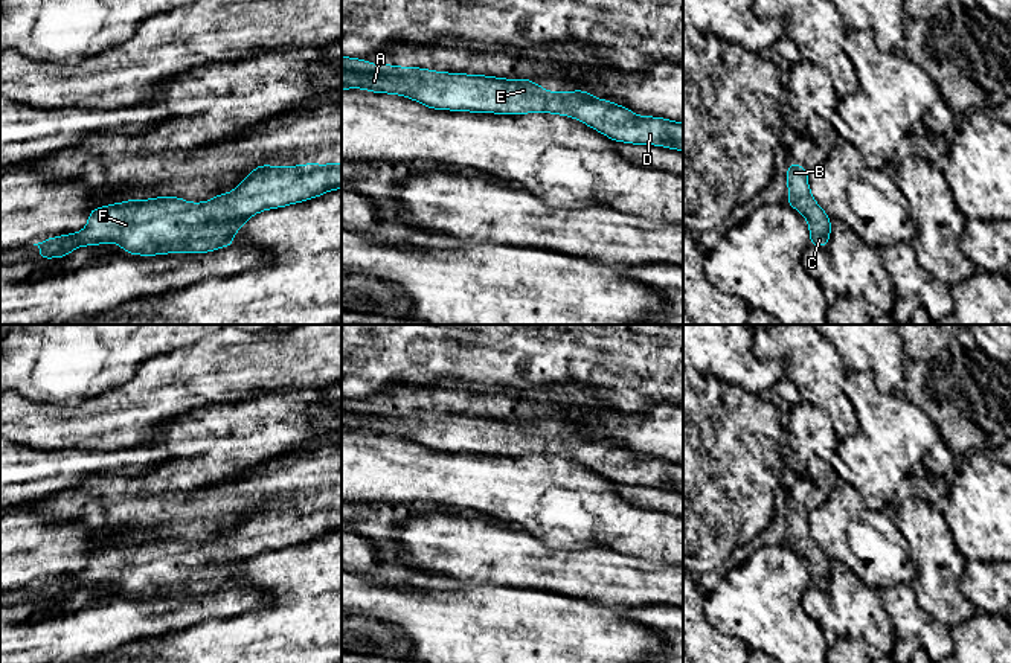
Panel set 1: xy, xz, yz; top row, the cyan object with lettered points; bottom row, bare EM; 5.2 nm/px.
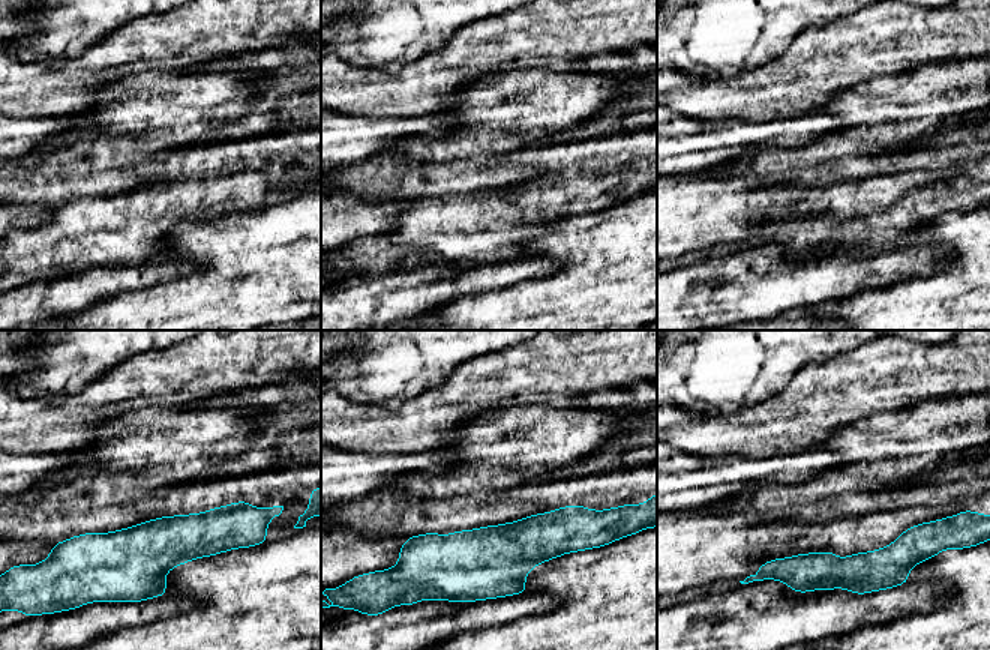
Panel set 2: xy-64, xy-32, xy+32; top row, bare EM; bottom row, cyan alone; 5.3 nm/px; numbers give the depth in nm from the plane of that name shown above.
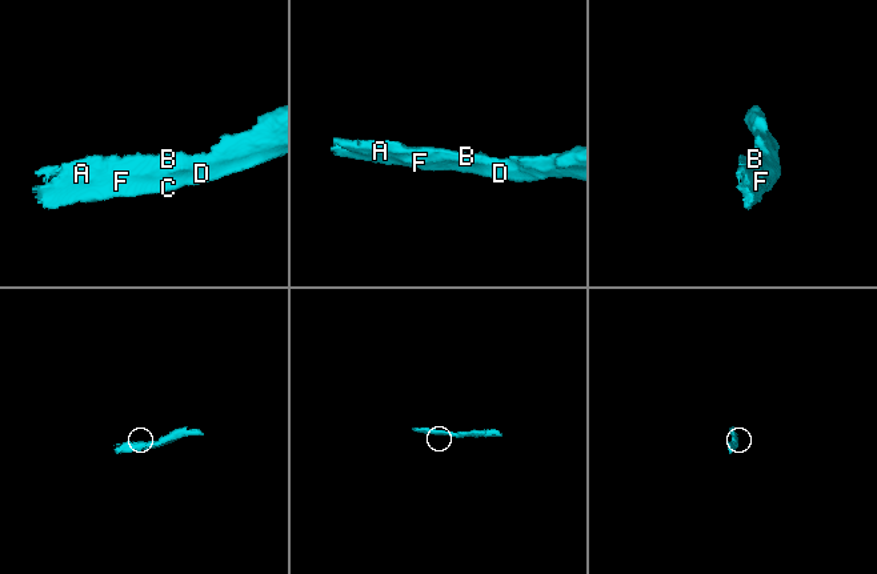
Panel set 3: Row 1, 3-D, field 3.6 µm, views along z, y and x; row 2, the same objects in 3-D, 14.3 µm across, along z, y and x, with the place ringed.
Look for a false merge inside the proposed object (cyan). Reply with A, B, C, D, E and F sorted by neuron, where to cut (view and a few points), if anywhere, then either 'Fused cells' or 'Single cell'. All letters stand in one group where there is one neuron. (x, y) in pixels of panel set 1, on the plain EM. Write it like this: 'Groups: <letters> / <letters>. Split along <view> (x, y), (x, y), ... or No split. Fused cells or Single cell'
Groups: A B C D E F. No split. Single cell

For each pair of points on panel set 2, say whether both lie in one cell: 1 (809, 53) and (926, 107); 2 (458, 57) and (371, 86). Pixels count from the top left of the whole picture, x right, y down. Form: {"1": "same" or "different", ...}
{"1": "different", "2": "same"}

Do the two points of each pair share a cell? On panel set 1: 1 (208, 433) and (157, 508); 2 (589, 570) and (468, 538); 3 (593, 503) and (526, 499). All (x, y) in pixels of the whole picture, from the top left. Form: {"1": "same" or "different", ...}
{"1": "same", "2": "same", "3": "same"}

